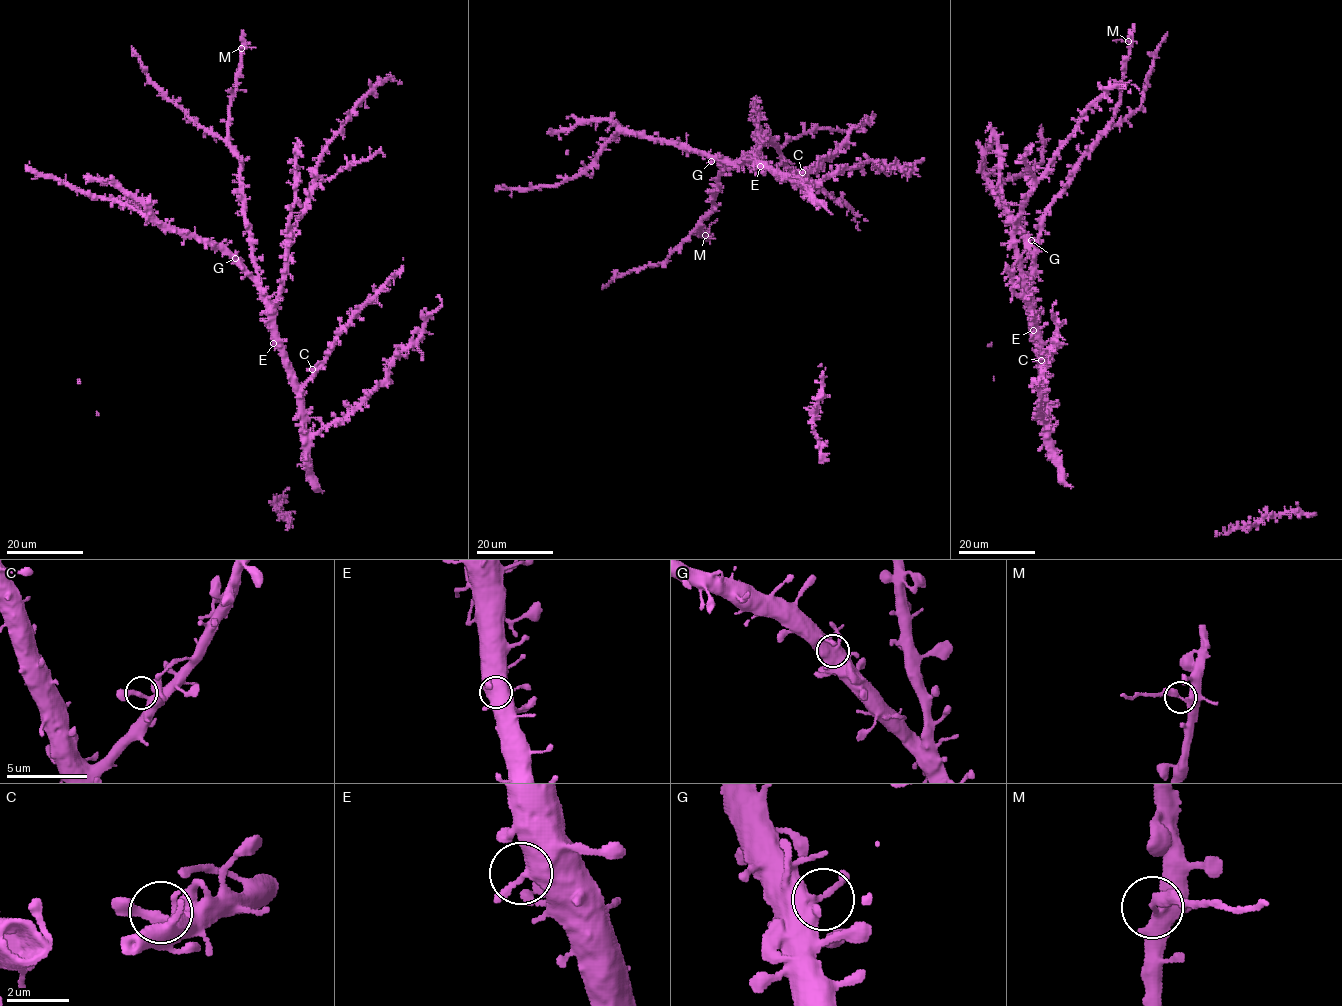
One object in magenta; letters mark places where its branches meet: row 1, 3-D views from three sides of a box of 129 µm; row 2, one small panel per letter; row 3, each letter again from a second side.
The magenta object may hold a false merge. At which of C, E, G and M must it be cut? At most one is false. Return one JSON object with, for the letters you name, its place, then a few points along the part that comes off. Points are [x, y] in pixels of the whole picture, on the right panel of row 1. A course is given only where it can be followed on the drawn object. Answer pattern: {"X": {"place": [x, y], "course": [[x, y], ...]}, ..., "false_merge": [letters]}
{"M": {"place": [1128, 41], "course": [[1128, 40], [1113, 40]]}, "false_merge": ["M"]}

